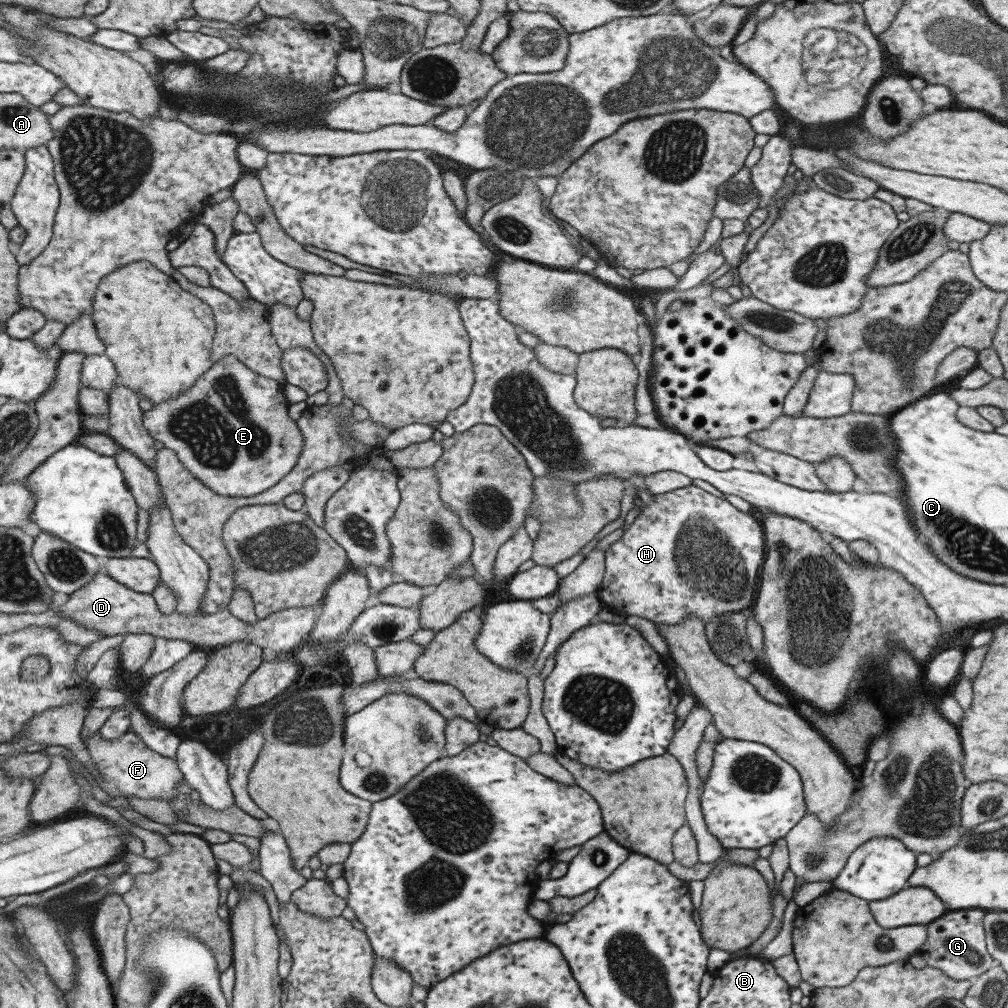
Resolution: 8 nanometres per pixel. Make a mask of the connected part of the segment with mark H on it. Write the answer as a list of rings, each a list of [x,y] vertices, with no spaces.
[[[690,485],[685,488],[677,488],[672,492],[653,496],[653,501],[649,502],[649,505],[639,512],[630,527],[606,549],[604,552],[604,575],[600,586],[595,590],[596,596],[601,602],[601,607],[605,607],[611,612],[646,618],[653,624],[674,625],[680,623],[685,615],[691,614],[701,619],[705,624],[715,615],[740,612],[741,609],[753,604],[756,589],[759,587],[758,577],[764,560],[764,551],[762,526],[753,519],[749,512],[739,511],[724,498],[712,496],[709,492],[705,492],[705,490],[697,488],[697,486]]]

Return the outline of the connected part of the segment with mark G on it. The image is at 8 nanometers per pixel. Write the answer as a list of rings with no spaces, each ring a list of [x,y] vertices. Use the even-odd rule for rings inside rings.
[[[961,909],[949,911],[926,925],[927,940],[915,955],[919,955],[927,967],[945,973],[955,981],[971,981],[998,964],[986,952],[983,936],[983,910]]]

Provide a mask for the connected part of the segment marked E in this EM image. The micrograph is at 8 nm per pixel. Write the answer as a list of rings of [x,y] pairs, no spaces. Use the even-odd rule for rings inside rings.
[[[233,355],[213,363],[175,398],[142,413],[142,426],[214,494],[255,498],[297,463],[303,440],[287,414],[283,385],[249,370]]]

